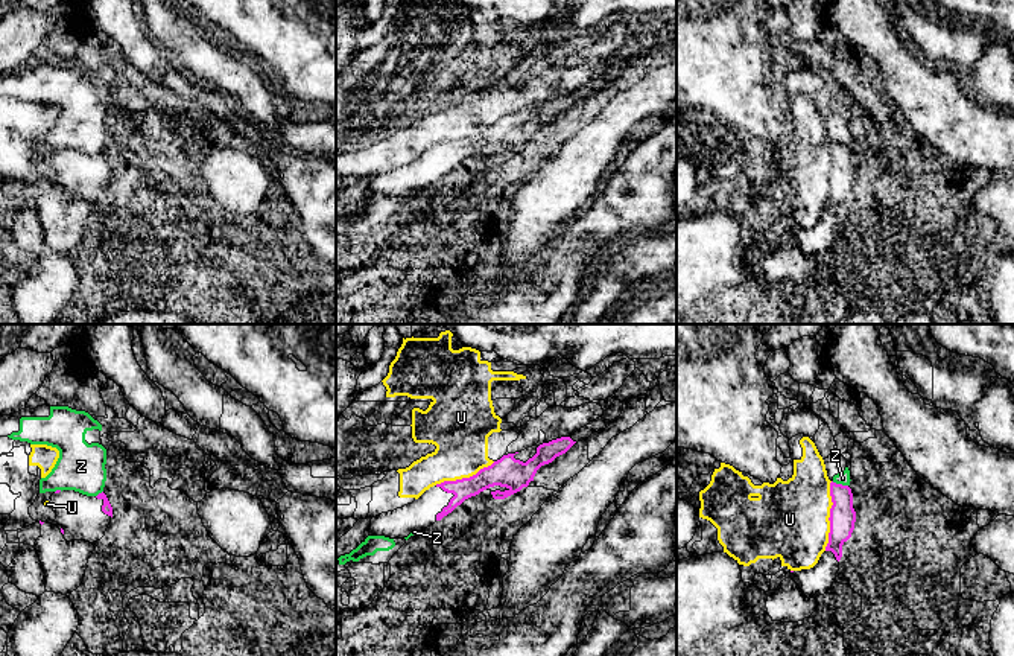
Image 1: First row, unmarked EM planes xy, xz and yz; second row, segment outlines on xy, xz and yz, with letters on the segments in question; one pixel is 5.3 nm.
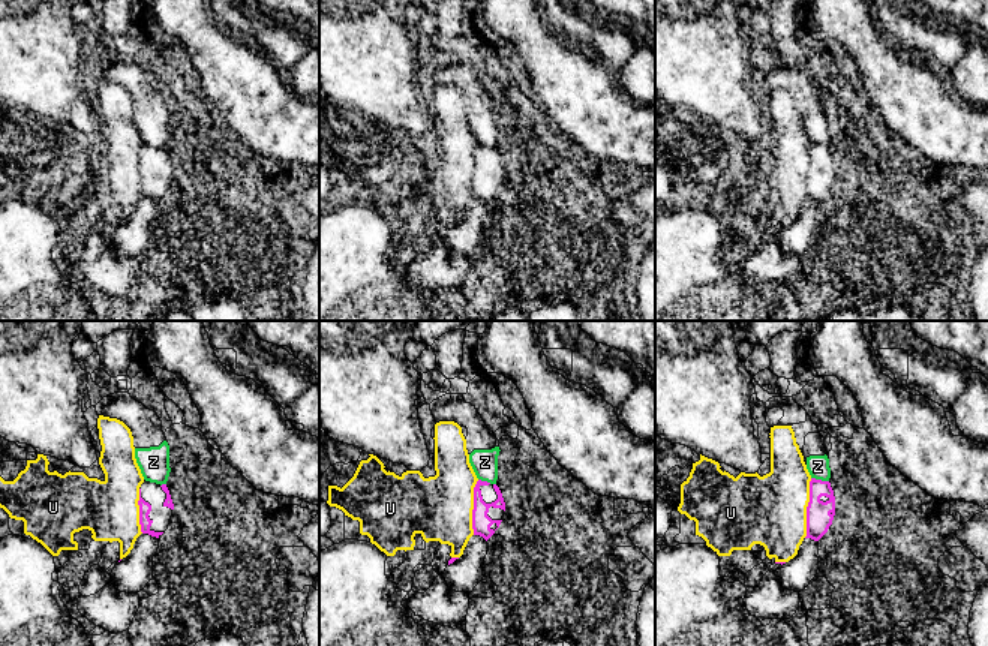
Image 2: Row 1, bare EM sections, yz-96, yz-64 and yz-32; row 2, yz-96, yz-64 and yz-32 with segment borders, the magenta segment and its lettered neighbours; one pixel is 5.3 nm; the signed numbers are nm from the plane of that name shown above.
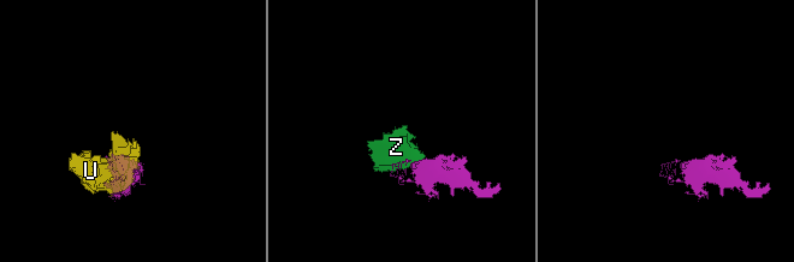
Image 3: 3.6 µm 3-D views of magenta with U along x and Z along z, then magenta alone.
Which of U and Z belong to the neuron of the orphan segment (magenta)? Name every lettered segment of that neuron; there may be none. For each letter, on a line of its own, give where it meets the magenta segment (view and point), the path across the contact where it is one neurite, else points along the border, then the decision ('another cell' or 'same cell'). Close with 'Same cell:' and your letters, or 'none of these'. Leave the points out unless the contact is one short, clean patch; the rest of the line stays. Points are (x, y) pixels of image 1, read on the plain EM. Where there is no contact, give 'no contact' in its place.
U: contact yz (830, 175); another cell
Z: contact yz (839, 143); border yz (832, 140), (847, 145); another cell
Same cell: none of these

